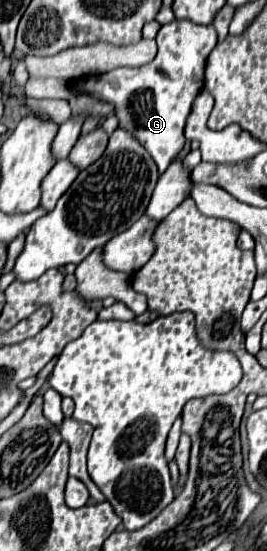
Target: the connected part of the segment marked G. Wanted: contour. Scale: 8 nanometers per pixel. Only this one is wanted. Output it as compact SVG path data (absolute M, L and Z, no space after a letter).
M174 20L160 28L156 36L158 54L150 64L140 68L114 68L104 74L88 74L70 86L76 94L96 96L102 102L114 104L118 126L132 134L154 158L158 170L164 172L184 148L184 126L192 104L204 86L204 64L216 46L216 30L212 26Z

